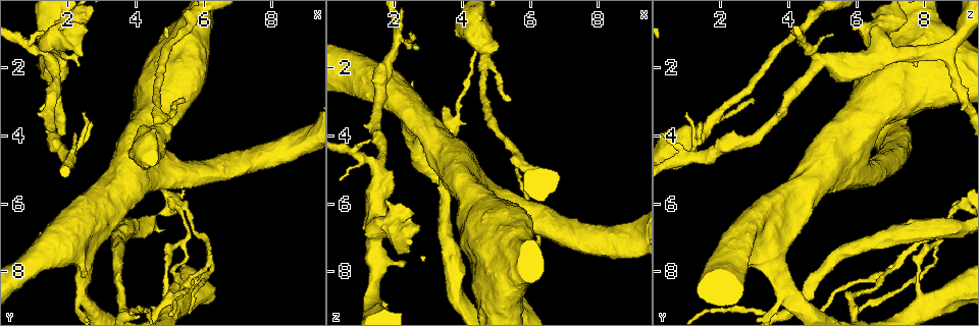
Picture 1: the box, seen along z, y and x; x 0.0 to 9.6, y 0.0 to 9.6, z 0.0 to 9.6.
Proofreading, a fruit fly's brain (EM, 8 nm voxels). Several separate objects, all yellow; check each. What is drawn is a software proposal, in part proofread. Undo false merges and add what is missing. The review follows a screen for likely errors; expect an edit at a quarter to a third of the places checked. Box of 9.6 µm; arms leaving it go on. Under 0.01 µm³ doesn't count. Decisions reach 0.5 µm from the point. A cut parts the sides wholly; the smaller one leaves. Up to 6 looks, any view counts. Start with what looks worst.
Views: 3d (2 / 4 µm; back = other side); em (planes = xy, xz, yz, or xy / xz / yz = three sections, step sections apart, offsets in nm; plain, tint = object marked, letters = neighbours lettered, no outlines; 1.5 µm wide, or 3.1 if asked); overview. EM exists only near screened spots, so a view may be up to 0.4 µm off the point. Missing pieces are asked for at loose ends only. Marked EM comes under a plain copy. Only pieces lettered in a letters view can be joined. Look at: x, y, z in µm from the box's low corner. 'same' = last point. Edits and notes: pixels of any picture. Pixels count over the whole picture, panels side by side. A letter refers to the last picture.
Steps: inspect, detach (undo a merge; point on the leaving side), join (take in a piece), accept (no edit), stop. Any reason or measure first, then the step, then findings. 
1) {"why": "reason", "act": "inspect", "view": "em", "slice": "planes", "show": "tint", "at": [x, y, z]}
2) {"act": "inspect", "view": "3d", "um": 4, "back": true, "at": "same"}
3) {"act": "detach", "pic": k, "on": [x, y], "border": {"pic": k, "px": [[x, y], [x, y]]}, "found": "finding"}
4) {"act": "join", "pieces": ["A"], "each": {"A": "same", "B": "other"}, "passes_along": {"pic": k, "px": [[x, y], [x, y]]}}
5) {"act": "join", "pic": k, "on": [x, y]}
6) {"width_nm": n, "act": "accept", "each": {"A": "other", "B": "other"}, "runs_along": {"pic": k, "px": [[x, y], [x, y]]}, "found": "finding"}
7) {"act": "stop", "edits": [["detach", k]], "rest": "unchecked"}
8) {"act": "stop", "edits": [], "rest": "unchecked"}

{"why": "arms part here", "act": "inspect", "view": "3d", "um": 4, "back": true, "at": [5.75, 8.30, 6.70]}

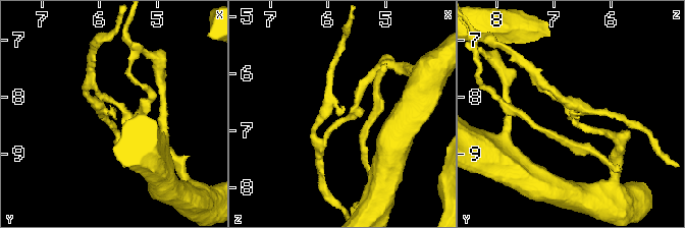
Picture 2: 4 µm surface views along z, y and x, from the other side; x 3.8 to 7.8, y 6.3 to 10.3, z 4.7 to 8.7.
{"arms": 3, "act": "inspect", "view": "em", "slice": "planes", "show": "letters", "at": [5.75, 8.25, 6.65]}

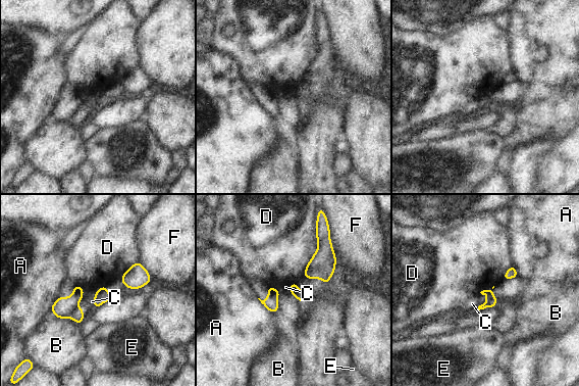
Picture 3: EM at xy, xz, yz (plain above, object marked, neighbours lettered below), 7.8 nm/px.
{"width_nm": 80, "act": "detach", "pic": 3, "on": [63, 306], "each": {"A": "other", "B": "other", "C": "other", "D": "other", "E": "other", "F": "other"}, "border": {"pic": 3, "px": [[76, 306], [68, 317]]}, "found": "two neurons meet here"}

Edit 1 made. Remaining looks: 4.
{"why": "free end", "act": "inspect", "view": "em", "slice": "planes", "show": "letters", "at": [2.45, 3.35, 1.00]}

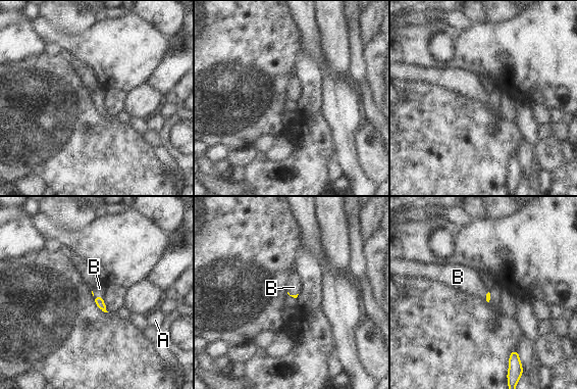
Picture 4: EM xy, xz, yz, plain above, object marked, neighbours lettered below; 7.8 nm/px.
{"act": "join", "pieces": ["B"], "each": {"A": "other", "B": "same"}, "passes_along": {"pic": 4, "px": [[99, 300], [97, 296], [99, 288]]}, "found": "the neuron continues"}

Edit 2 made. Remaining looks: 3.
{"act": "stop", "edits": [["detach", 3], ["join", 4]], "rest": "unchecked"}

